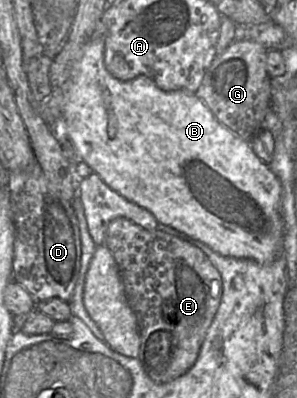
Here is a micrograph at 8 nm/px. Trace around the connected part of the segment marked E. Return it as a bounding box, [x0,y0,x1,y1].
[105,218,220,382]

